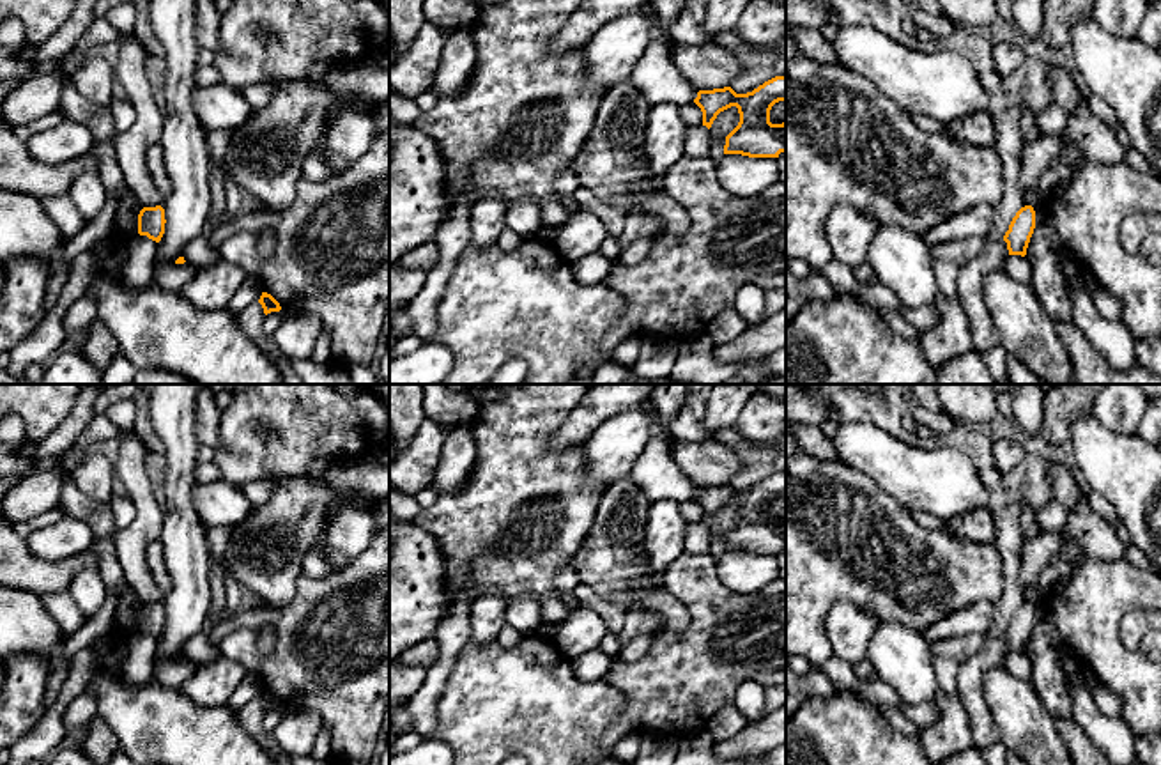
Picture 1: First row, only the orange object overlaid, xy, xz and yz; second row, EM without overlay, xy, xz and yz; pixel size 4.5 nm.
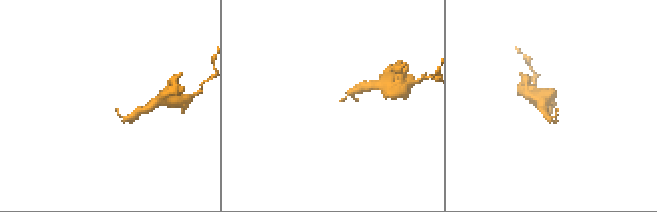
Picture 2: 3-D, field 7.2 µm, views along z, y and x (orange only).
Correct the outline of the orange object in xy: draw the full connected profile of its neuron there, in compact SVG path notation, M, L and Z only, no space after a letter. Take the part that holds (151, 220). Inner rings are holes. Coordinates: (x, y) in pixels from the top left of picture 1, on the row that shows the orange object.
M161 205L143 207L138 214L138 234L159 243L165 234L165 209Z

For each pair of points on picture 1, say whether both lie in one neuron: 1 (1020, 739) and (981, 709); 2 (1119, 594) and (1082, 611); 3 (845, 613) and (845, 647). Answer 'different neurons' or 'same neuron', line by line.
1: different neurons
2: same neuron
3: same neuron

